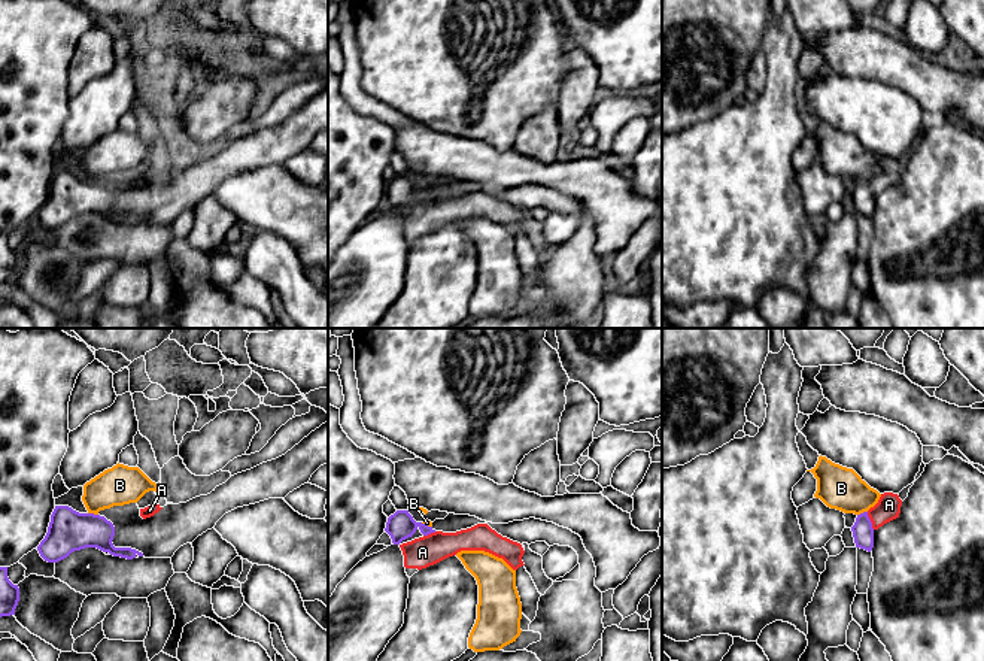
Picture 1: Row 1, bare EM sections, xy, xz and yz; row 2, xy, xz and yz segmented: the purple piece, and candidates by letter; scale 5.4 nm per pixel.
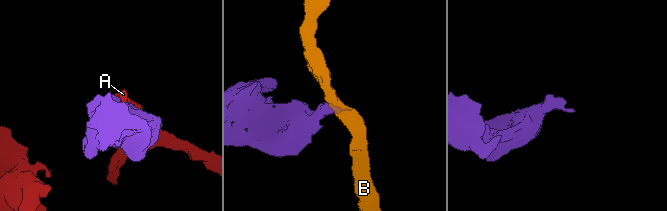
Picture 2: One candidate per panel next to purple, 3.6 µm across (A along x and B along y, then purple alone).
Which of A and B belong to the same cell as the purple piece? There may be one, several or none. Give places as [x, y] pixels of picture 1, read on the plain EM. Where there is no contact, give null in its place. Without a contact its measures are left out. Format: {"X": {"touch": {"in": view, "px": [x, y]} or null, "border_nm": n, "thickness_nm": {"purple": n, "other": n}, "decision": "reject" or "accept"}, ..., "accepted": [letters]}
{"A": {"touch": {"in": "yz", "px": [869, 187]}, "border_nm": 100, "thickness_nm": {"purple": 110, "other": 130}, "decision": "accept"}, "B": {"touch": {"in": "xy", "px": [93, 179]}, "border_nm": 60, "thickness_nm": {"purple": 220, "other": 220}, "decision": "reject"}, "accepted": ["A"]}

